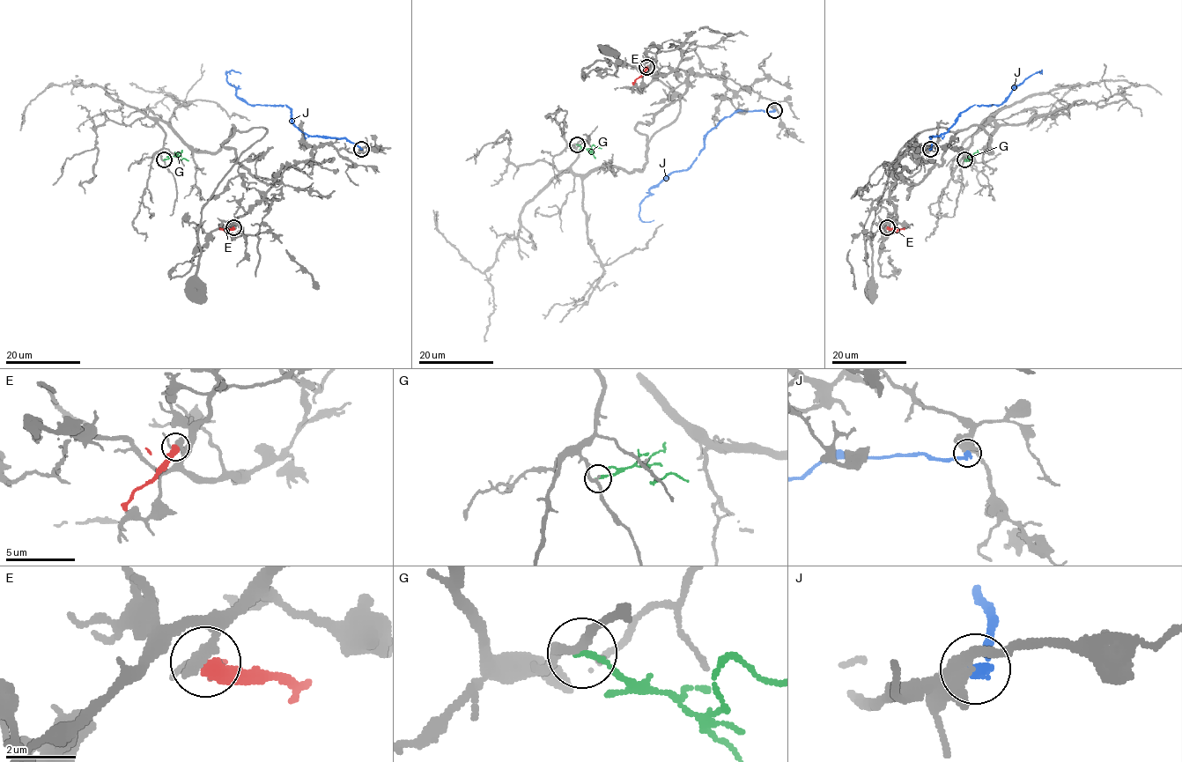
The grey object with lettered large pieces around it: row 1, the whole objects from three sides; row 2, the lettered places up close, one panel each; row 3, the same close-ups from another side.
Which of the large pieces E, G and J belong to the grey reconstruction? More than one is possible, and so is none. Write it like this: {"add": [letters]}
{"add": []}

